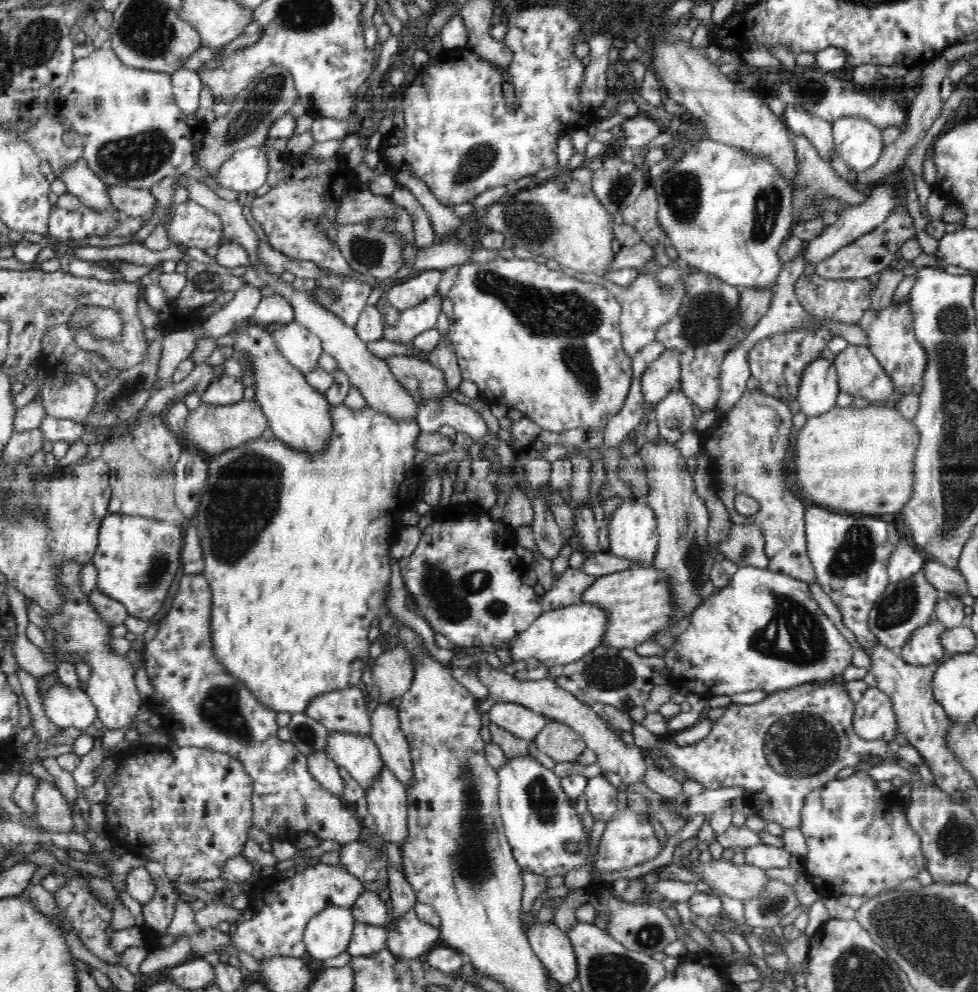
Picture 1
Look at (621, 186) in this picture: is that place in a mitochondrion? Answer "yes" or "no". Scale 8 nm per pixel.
yes

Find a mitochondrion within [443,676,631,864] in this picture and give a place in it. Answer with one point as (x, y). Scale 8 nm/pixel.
(541, 800)

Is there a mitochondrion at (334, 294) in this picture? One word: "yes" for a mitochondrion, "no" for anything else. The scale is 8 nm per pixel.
yes

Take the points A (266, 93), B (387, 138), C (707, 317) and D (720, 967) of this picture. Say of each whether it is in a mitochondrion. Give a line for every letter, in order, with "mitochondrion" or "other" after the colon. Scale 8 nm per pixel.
A: mitochondrion
B: other
C: mitochondrion
D: other

